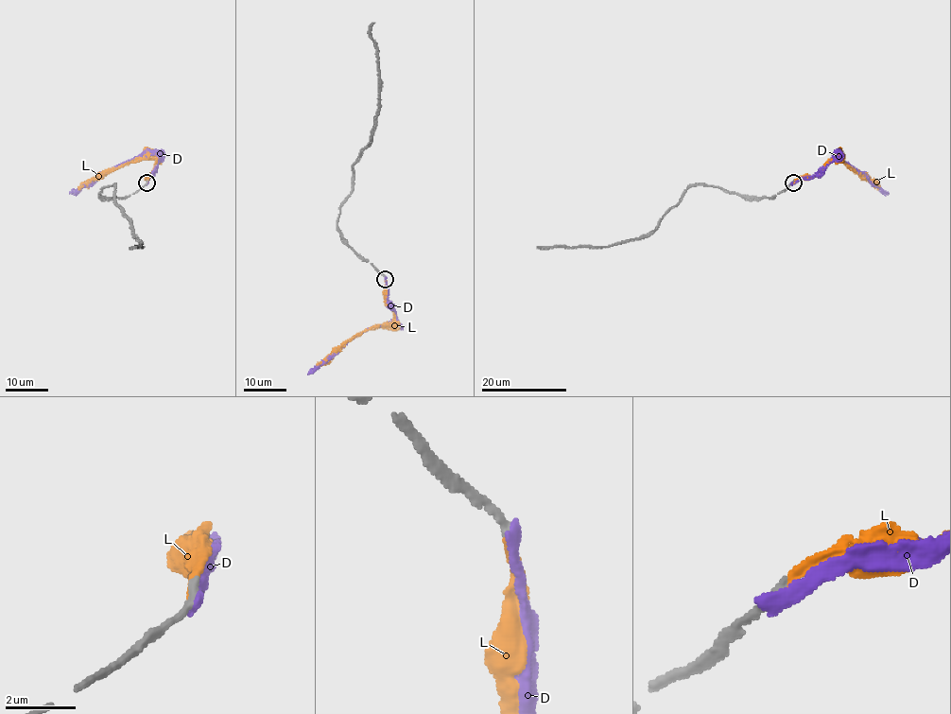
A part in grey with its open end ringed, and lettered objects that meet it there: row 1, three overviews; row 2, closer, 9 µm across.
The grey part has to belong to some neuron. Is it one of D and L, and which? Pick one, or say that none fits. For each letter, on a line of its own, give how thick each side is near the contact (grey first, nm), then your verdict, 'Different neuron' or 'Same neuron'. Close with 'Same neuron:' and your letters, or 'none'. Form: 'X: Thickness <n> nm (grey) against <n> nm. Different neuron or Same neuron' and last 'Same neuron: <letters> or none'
D: Thickness 280 nm (grey) against 380 nm. Different neuron
L: Thickness 280 nm (grey) against 240 nm. Same neuron
Same neuron: L

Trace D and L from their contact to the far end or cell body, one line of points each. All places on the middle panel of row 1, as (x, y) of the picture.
D: (386, 278), (387, 302), (395, 310), (396, 317), (388, 323), (366, 328), (307, 374)
L: (385, 278), (386, 301), (394, 312), (393, 321), (389, 324), (372, 325), (358, 333), (324, 361), (316, 365)

